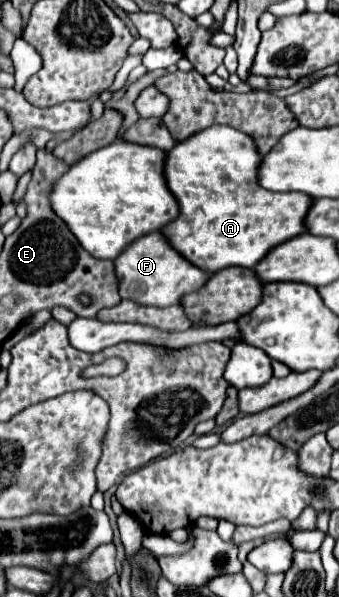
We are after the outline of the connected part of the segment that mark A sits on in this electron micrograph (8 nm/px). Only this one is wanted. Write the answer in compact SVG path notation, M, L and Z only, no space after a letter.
M207 127L191 135L189 139L177 143L167 151L165 159L165 181L171 193L179 203L179 217L167 227L161 229L171 247L181 253L189 263L197 265L205 273L215 273L219 269L237 265L237 267L255 267L259 259L263 259L273 247L279 243L303 233L303 215L307 207L311 207L313 199L307 195L295 193L273 193L257 185L257 169L261 163L261 155L255 151L255 145L247 135L231 129L231 127Z

